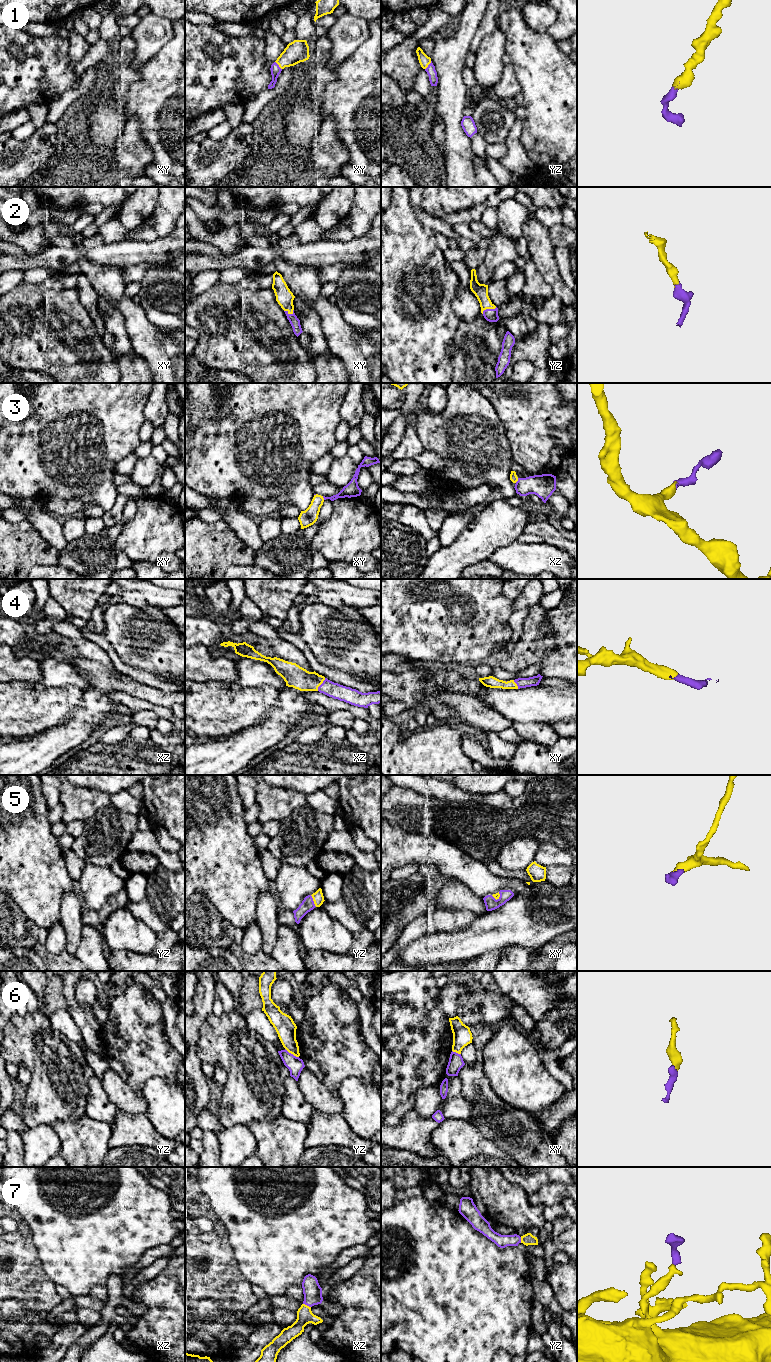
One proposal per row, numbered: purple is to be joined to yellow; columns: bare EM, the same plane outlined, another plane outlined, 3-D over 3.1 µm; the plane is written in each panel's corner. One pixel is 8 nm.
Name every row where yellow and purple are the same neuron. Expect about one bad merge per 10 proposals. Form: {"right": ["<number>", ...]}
{"right": ["1", "2", "3", "4", "5", "7"]}

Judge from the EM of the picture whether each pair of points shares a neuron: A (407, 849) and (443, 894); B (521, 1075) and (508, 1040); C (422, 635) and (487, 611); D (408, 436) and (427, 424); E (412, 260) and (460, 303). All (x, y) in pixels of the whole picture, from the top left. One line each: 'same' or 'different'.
A: different
B: same
C: same
D: different
E: different

